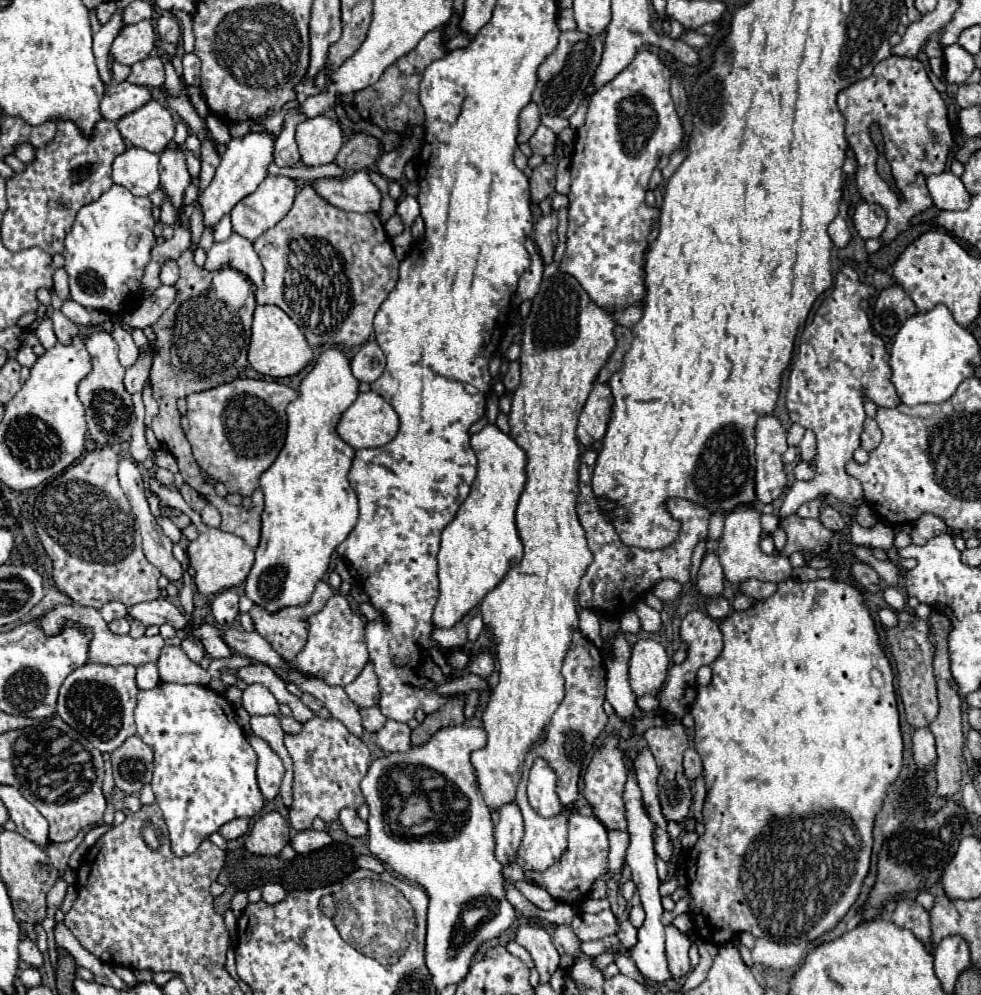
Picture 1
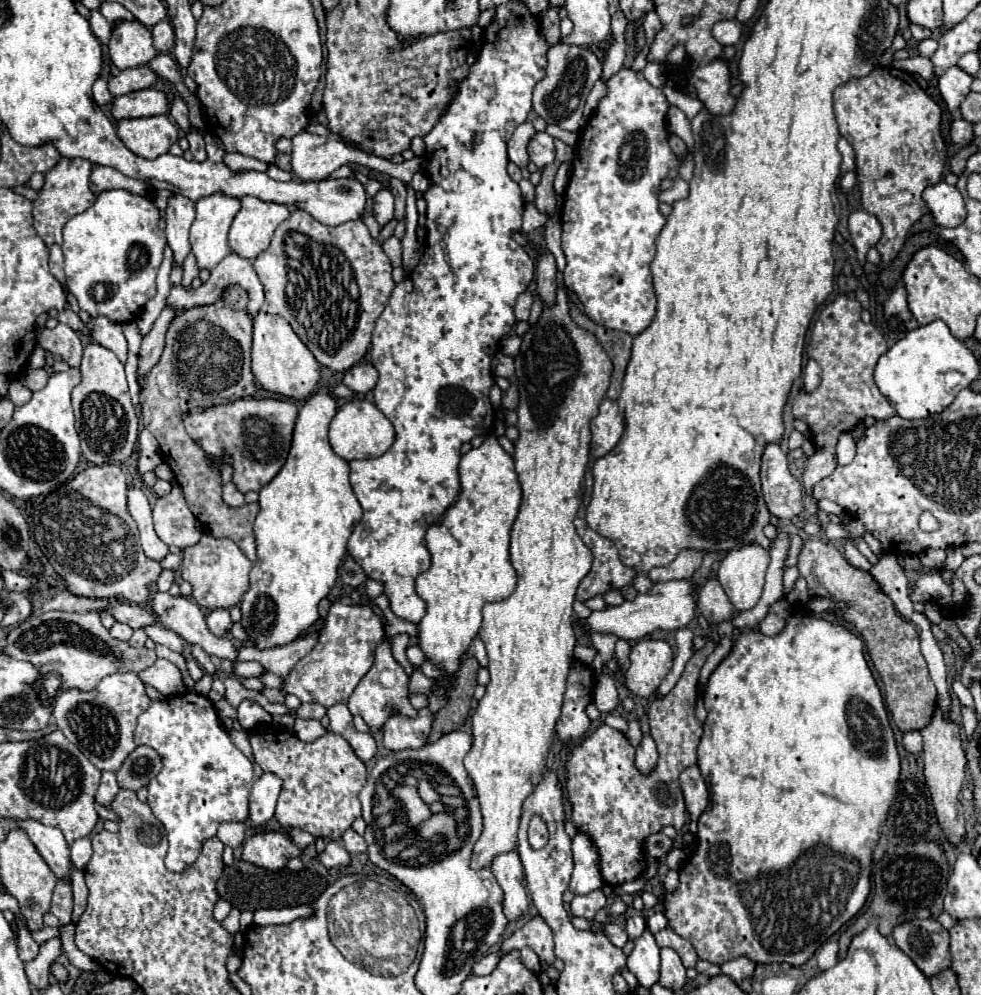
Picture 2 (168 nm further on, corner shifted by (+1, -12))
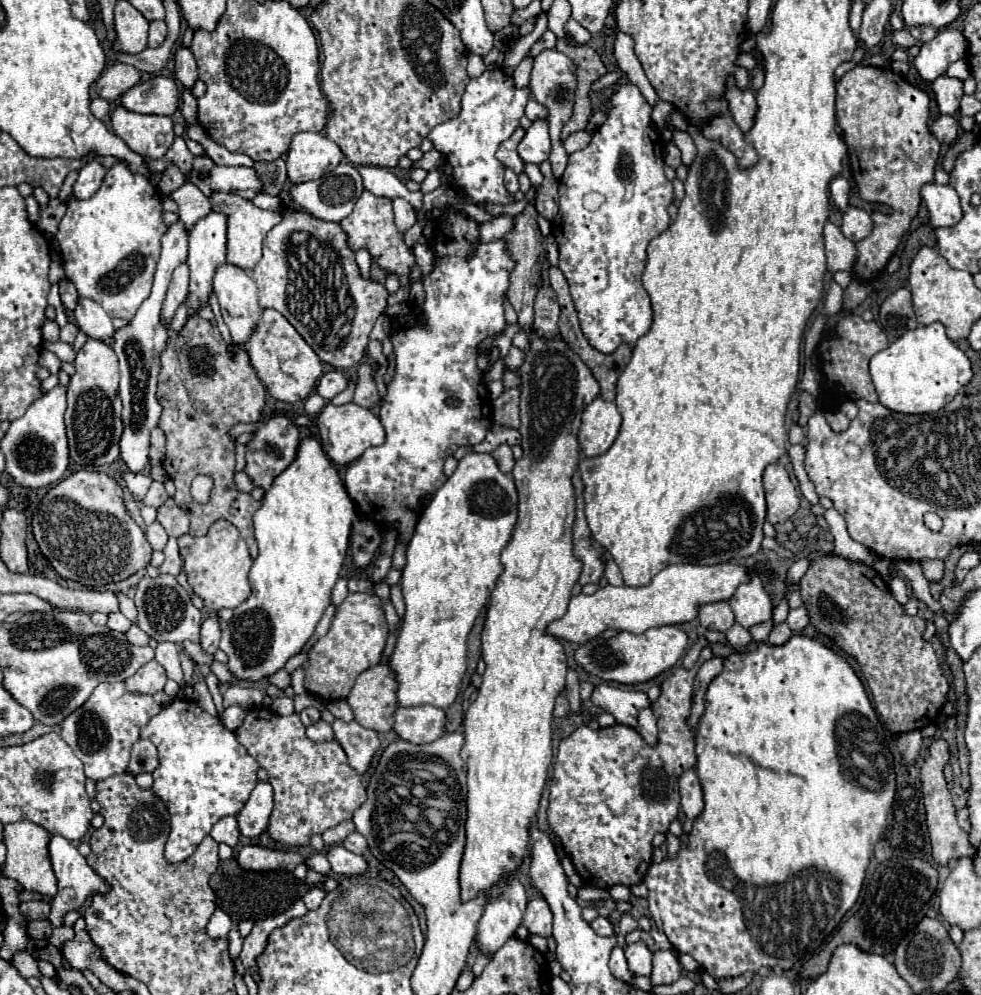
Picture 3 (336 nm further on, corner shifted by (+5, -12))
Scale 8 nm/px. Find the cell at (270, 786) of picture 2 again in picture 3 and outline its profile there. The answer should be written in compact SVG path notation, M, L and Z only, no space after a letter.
M258 781L246 801L244 809L236 815L240 833L246 837L256 837L268 827L268 817L272 811L272 795L274 789L268 781Z

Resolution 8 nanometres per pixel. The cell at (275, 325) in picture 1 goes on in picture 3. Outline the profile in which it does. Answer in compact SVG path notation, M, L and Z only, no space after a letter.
M264 309L254 333L250 335L244 347L258 379L274 399L286 403L302 401L312 393L318 377L322 375L322 363L312 351L312 347L296 333L288 319L284 315L278 315L278 311L274 309Z

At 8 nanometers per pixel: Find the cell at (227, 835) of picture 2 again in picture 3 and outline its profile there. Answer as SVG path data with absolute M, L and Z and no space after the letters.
M222 817L210 831L210 837L218 843L226 843L230 847L234 847L238 843L240 837L240 829L238 829L238 821L236 817Z

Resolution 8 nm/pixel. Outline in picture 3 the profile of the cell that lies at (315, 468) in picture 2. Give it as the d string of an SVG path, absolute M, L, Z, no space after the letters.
M314 435L304 437L294 461L274 479L272 487L262 497L262 507L254 513L254 533L260 553L248 575L252 595L234 609L234 617L228 623L228 629L222 631L220 641L220 649L228 655L228 669L234 677L250 681L270 677L310 639L322 613L330 605L330 591L344 565L354 517L354 503L348 497L334 463L328 459Z

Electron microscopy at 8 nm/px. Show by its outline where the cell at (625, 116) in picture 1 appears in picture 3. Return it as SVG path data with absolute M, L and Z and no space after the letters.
M626 83L600 109L606 113L606 121L592 133L588 147L568 157L568 167L560 179L560 211L552 221L552 235L560 251L558 267L570 285L584 335L602 353L612 353L622 343L634 347L652 325L652 307L642 287L642 271L650 239L670 225L666 207L672 203L674 191L664 175L664 141L652 125L652 107L640 89L634 83Z

